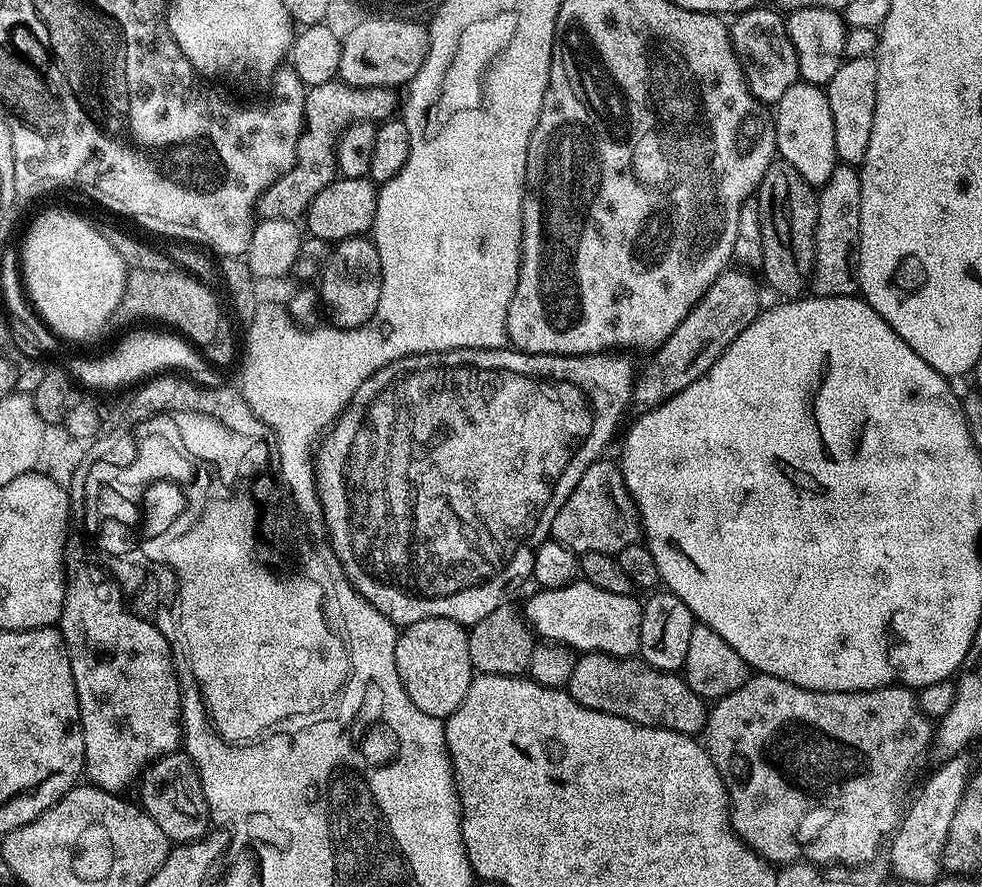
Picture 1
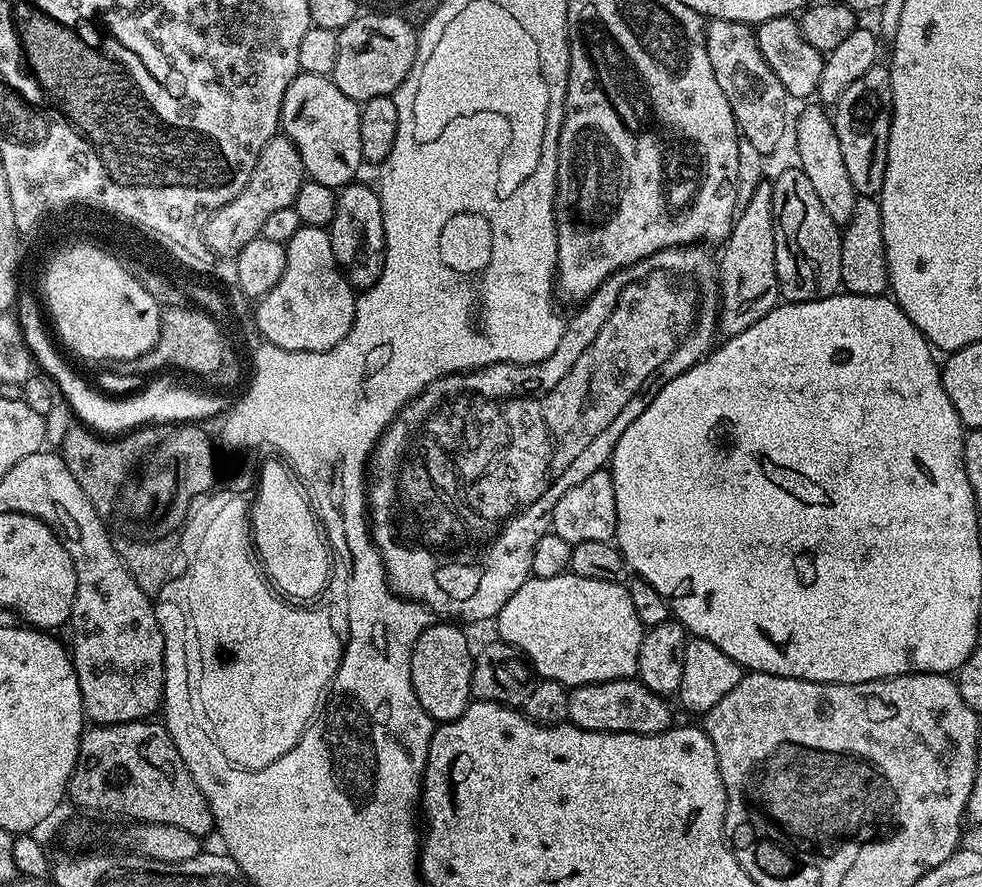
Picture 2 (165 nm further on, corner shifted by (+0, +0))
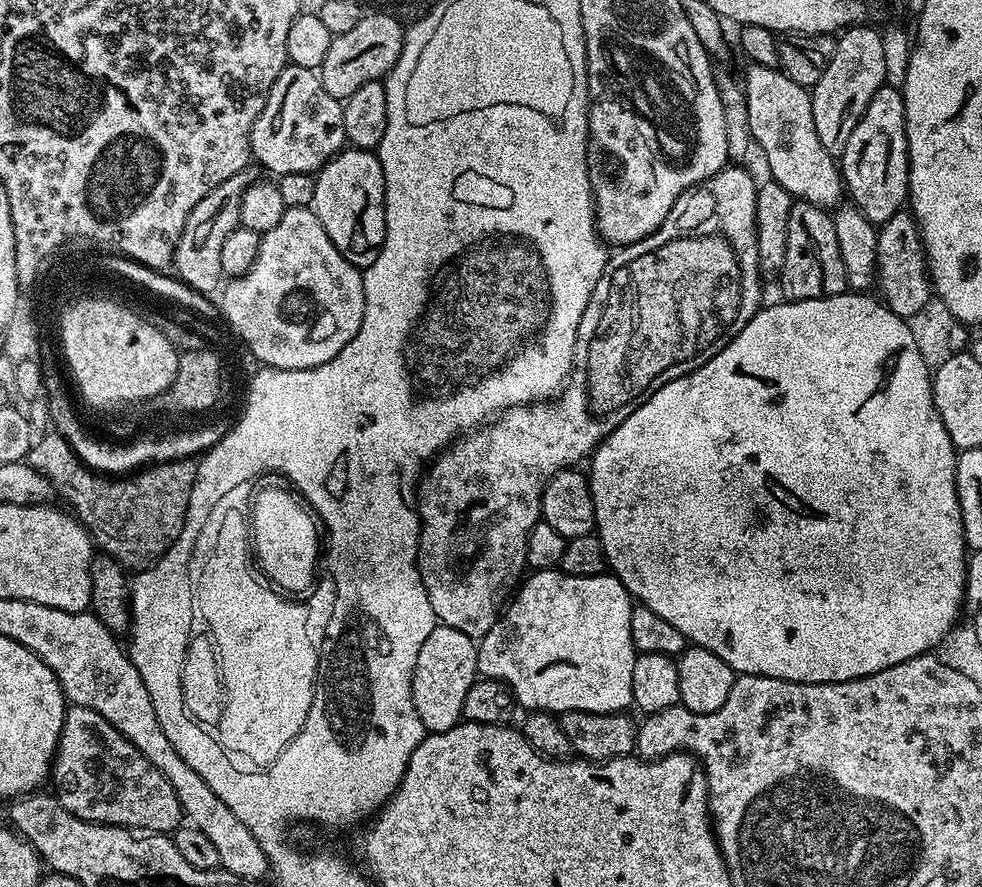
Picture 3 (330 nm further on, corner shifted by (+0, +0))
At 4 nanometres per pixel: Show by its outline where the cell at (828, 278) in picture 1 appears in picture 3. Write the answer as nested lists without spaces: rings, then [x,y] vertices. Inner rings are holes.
[[[901,210],[878,228],[878,258],[876,259],[876,284],[879,299],[894,314],[909,318],[918,313],[933,299],[932,281],[928,275],[928,258],[920,240],[920,227],[911,211]]]

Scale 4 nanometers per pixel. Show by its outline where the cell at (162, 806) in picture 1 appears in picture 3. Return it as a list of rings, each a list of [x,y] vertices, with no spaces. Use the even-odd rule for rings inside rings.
[[[71,705],[64,713],[62,734],[52,762],[51,783],[56,783],[54,795],[70,814],[91,824],[113,824],[115,828],[130,828],[144,834],[172,834],[181,827],[182,813],[174,786],[136,749],[121,732],[114,730],[102,714],[86,706]]]

